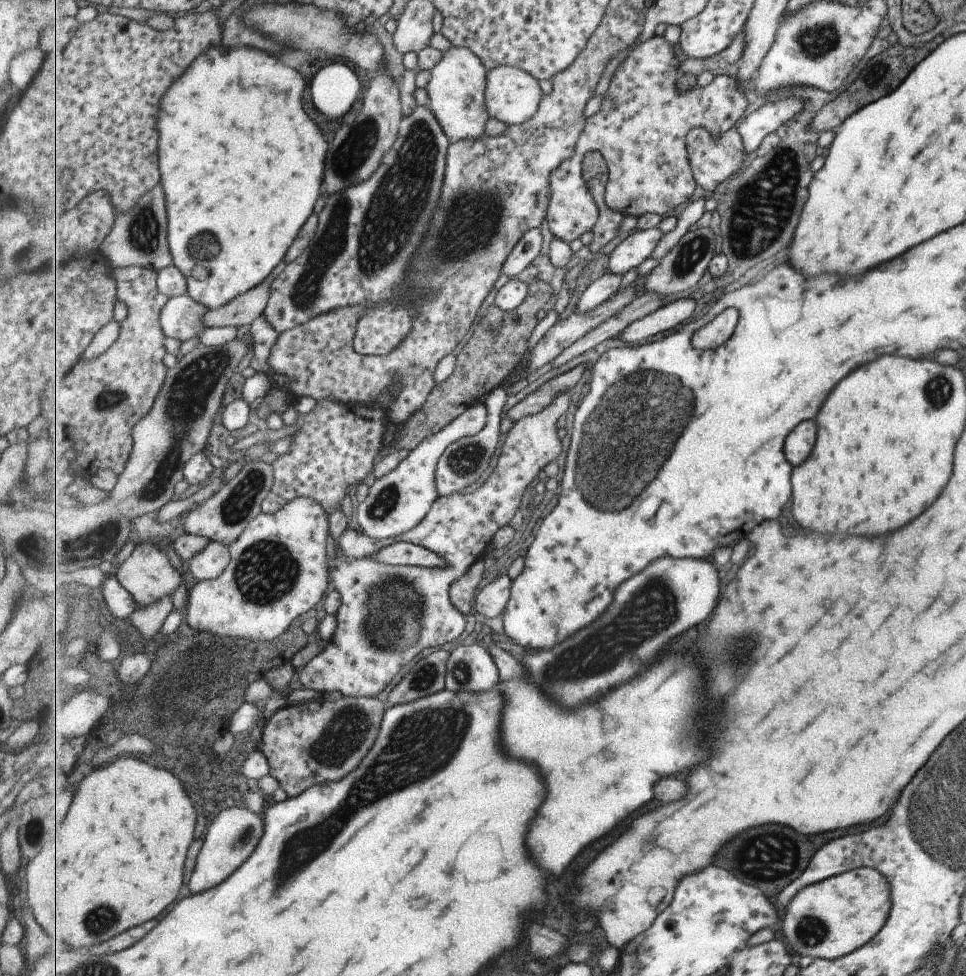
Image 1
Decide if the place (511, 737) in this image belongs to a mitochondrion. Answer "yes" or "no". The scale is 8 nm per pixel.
no

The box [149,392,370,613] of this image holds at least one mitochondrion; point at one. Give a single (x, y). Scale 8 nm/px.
(266, 571)

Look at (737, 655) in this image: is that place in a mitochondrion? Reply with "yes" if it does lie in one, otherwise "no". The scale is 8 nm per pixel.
yes

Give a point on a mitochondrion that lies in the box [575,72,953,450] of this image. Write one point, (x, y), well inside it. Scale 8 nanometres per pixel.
(759, 214)

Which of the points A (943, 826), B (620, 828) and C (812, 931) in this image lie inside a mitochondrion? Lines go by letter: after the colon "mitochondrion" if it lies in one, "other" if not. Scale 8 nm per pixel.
A: mitochondrion
B: other
C: mitochondrion

